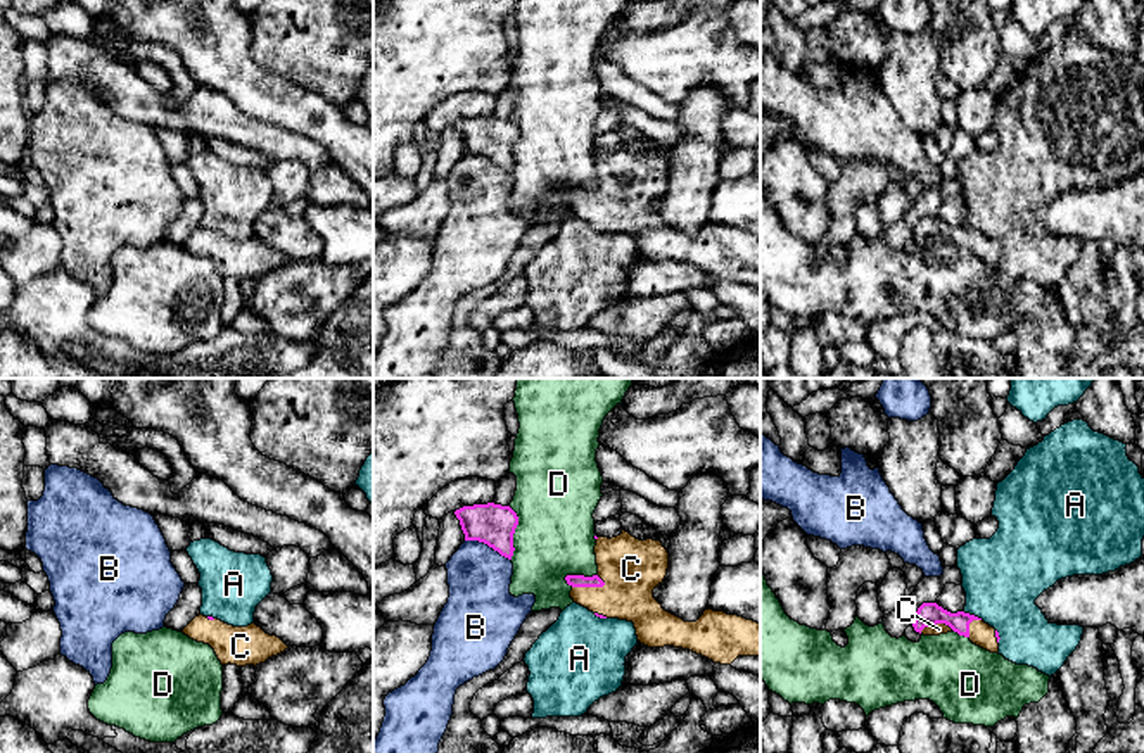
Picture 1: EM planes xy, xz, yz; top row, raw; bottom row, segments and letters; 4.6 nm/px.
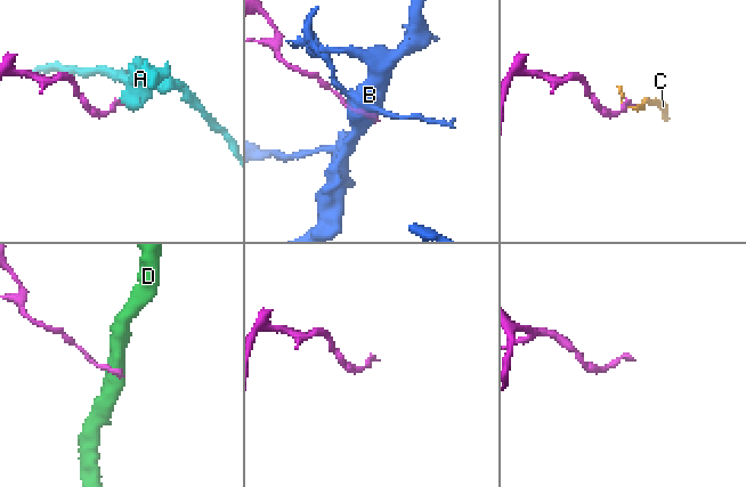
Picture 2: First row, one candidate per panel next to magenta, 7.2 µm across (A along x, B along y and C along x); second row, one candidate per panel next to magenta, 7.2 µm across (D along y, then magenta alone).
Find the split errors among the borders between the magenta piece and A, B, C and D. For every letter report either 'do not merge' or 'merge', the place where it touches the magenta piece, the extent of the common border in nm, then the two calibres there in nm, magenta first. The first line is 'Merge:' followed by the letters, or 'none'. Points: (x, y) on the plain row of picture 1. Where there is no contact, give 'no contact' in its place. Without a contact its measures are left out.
Merge: C
A: do not merge | yz (973, 228) | 100 nm | 110/380 nm
B: do not merge | xz (488, 158) | 240 nm | 190/300 nm
C: merge | xz (588, 199) | 160 nm | 60/280 nm
D: do not merge | xz (514, 145) | 240 nm | 190/380 nm

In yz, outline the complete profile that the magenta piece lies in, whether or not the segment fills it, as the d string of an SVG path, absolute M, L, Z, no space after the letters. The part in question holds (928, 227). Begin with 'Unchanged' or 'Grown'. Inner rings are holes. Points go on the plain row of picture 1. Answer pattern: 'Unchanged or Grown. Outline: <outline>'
Grown. Outline: M923 216L914 226L912 240L923 249L940 249L954 244L973 257L999 266L1001 250L994 240L964 225L950 226L937 216Z

